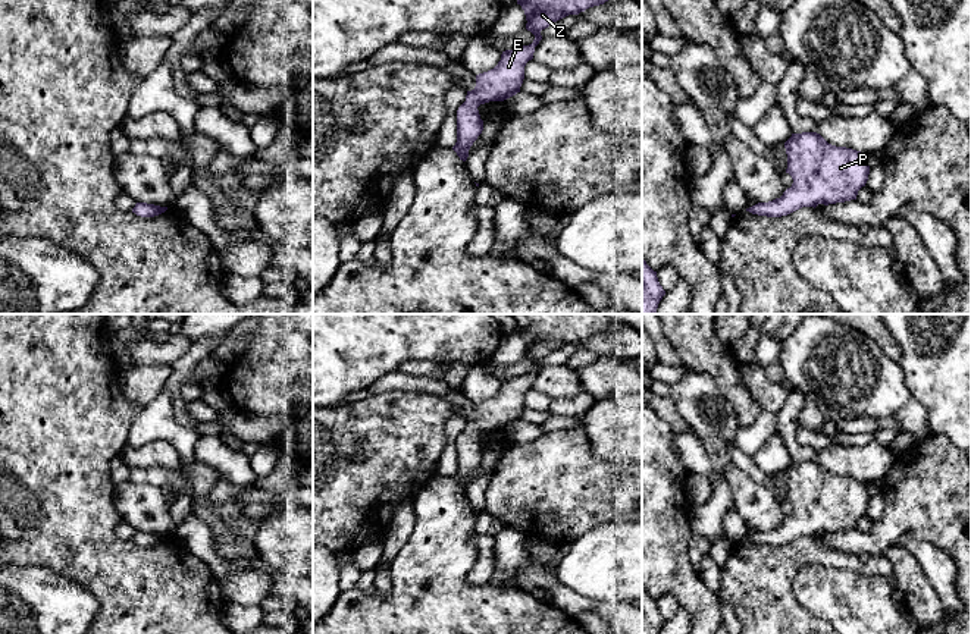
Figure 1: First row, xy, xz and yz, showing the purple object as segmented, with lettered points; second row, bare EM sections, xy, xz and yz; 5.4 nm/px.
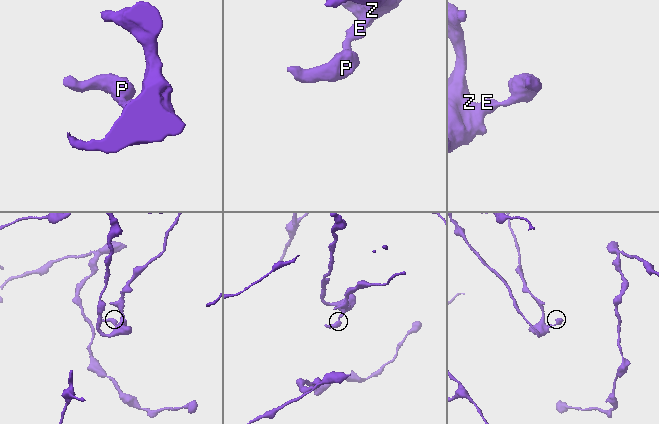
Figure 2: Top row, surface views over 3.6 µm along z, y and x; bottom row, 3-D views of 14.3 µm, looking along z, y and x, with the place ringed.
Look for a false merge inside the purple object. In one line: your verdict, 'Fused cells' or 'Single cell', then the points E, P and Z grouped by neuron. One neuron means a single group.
Single cell. Groups: E P Z

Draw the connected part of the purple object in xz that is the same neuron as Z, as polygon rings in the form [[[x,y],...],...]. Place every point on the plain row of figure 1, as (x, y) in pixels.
[[[510,314],[517,321],[517,333],[521,335],[526,343],[526,358],[535,364],[529,374],[505,379],[501,383],[498,393],[483,402],[476,404],[476,415],[467,420],[466,430],[457,439],[457,471],[452,478],[460,489],[466,490],[469,478],[483,459],[483,449],[480,448],[477,436],[489,430],[504,430],[517,421],[524,408],[524,395],[533,387],[535,376],[542,368],[541,360],[551,352],[568,345],[579,343],[589,336],[604,333],[613,323],[608,314]]]

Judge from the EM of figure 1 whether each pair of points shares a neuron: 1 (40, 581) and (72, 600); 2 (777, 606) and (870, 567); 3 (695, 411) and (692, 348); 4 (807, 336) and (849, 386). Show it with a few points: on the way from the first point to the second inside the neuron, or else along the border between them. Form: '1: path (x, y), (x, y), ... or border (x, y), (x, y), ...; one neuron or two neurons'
1: path (47, 589), (59, 600), (65, 600); one neuron
2: path (782, 577), (802, 556), (840, 559); one neuron
3: border (688, 369), (697, 373), (707, 373), (720, 394); two neurons
4: path (818, 348), (843, 374); one neuron

